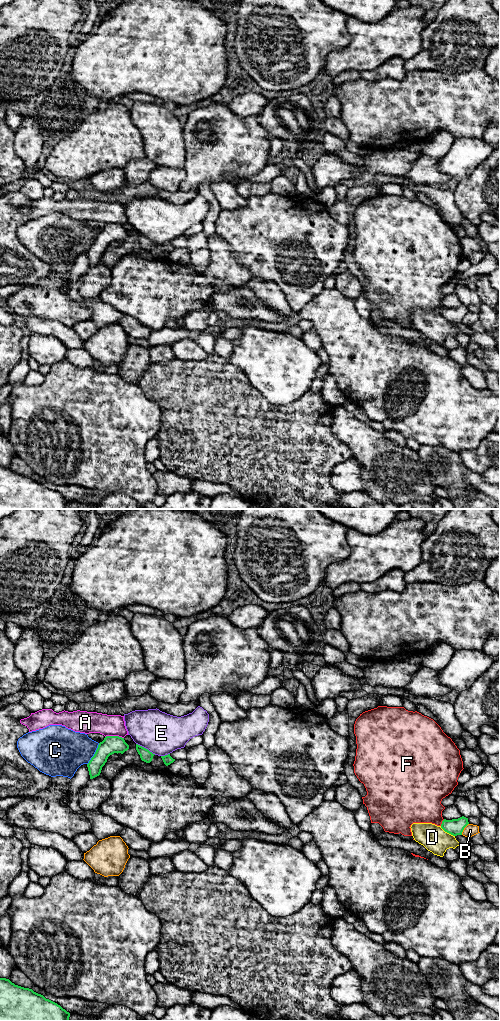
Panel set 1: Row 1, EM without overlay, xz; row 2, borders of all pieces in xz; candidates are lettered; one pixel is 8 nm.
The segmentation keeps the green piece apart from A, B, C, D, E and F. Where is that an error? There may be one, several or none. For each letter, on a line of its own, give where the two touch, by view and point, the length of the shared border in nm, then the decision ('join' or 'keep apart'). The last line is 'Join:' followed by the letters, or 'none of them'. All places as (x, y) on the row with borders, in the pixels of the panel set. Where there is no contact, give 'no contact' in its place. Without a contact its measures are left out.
A: xz (114, 736) | 150 nm | keep apart
B: xz (463, 829) | 110 nm | keep apart
C: xz (94, 754) | 200 nm | keep apart
D: xz (447, 832) | 150 nm | keep apart
E: xz (145, 748) | 180 nm | keep apart
F: xz (442, 822) | 70 nm | keep apart
Join: none of them

